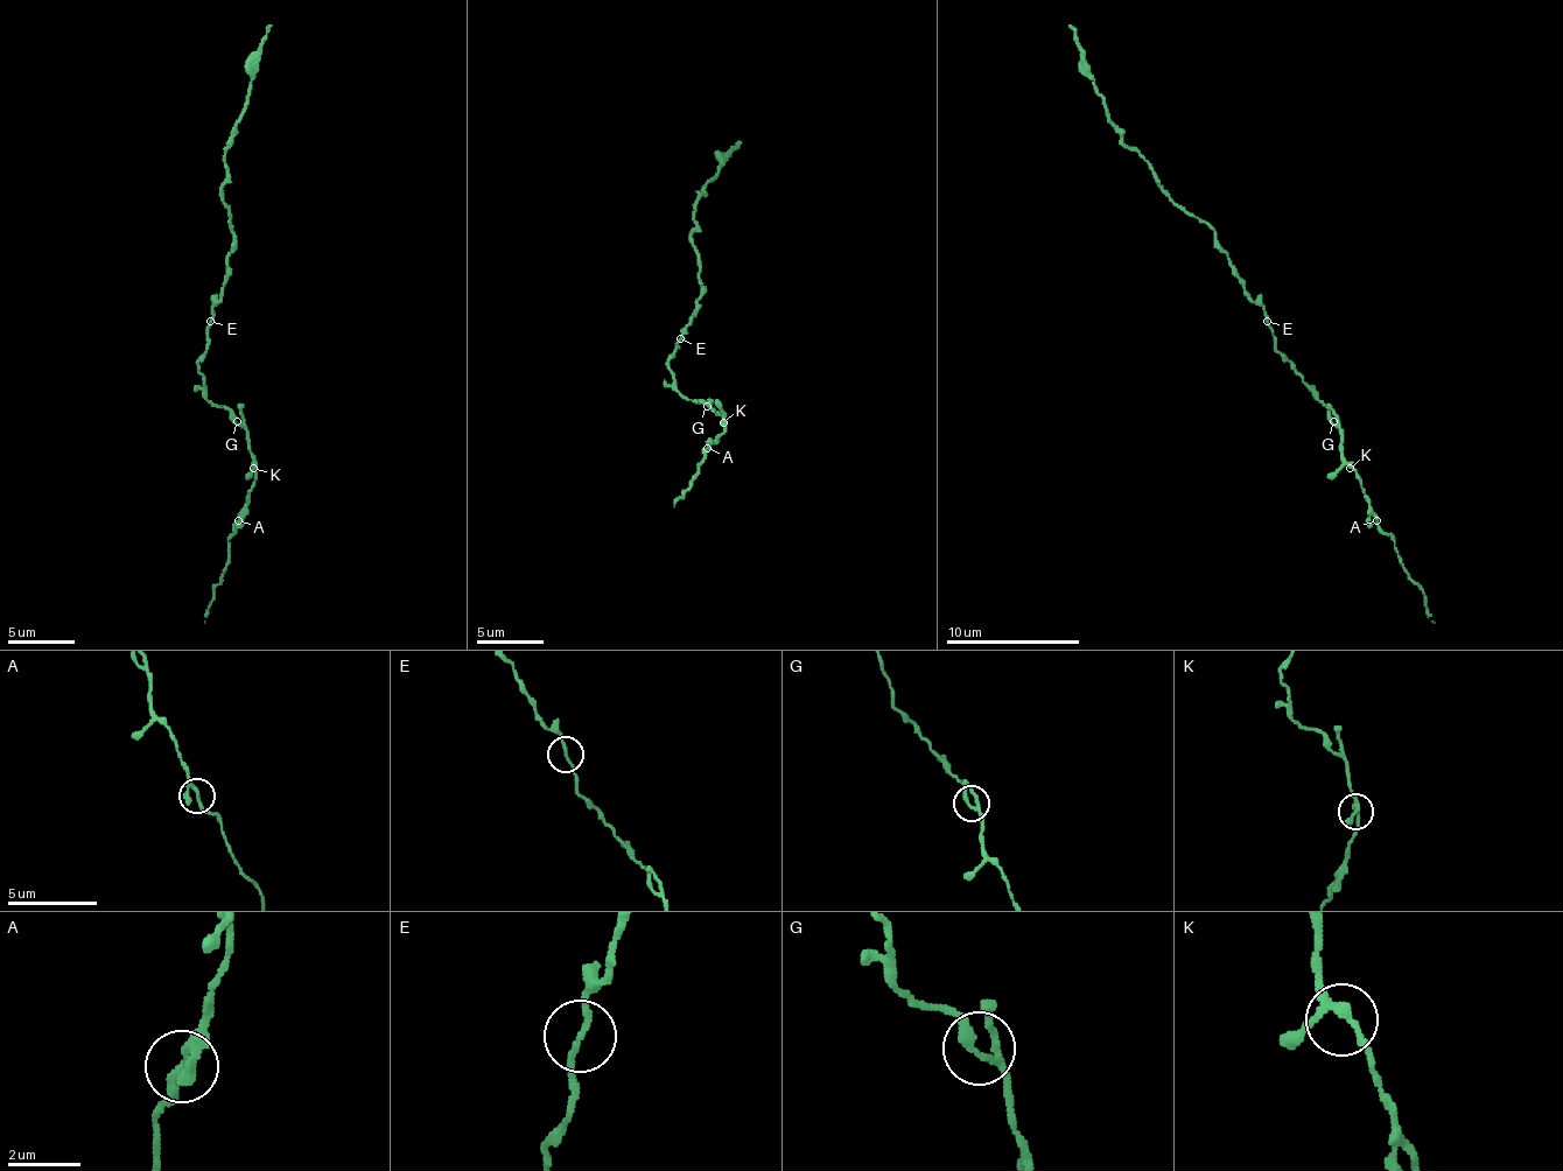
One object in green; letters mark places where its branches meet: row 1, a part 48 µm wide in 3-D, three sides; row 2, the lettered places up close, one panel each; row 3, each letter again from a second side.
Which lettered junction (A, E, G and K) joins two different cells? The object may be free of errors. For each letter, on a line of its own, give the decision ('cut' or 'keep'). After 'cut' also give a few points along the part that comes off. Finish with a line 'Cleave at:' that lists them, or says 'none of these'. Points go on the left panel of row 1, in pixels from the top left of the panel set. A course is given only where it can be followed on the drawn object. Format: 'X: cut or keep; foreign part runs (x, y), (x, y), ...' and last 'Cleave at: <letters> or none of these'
A: keep
E: keep
G: keep
K: keep
Cleave at: none of these

